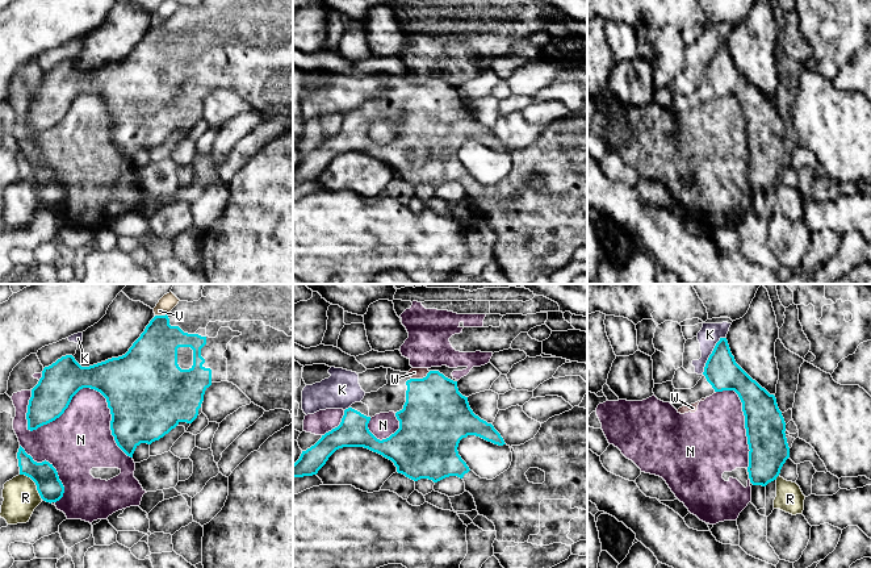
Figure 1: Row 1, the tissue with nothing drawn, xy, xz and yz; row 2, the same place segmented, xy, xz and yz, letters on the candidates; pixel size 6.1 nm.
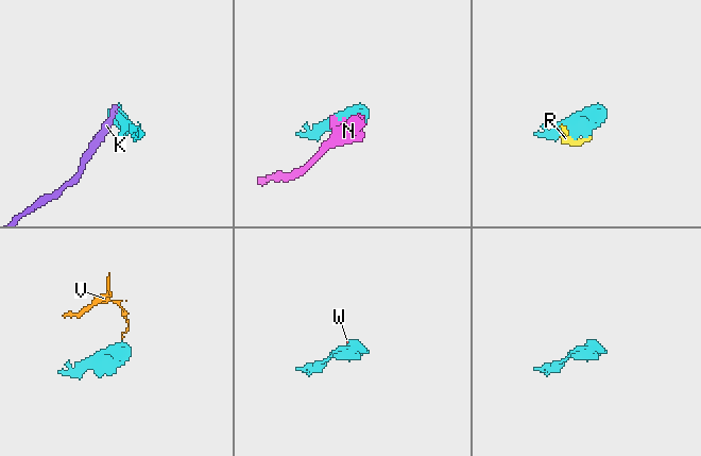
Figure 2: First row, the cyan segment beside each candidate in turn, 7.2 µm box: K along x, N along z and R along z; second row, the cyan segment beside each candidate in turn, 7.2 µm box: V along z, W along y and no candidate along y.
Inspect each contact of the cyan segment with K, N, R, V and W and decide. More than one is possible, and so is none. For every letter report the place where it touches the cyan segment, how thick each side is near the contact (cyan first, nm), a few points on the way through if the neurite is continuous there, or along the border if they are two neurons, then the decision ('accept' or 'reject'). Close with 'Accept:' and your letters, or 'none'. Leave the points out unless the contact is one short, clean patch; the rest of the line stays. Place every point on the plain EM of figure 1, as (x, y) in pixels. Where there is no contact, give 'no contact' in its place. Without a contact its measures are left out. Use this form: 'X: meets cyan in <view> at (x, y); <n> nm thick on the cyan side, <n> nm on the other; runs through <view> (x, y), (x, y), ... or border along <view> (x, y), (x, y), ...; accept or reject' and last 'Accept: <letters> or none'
K: meets cyan in yz at (710, 61); 200 nm thick on the cyan side, 130 nm on the other; reject
N: meets cyan in xy at (75, 99); 240 nm thick on the cyan side, 340 nm on the other; reject
R: meets cyan in xy at (36, 189); 160 nm thick on the cyan side, 220 nm on the other; reject
V: meets cyan in xy at (160, 21); 280 nm thick on the cyan side, 100 nm on the other; border along xy (167, 19), (155, 21); reject
W: meets cyan in xz at (421, 84); 420 nm thick on the cyan side, 60 nm on the other; border along xz (430, 76), (422, 83), (411, 84); reject
Accept: none

